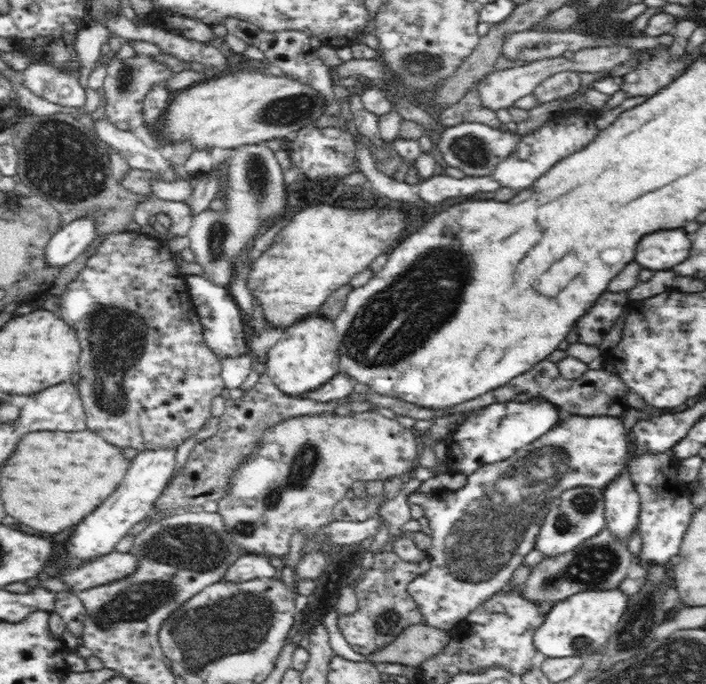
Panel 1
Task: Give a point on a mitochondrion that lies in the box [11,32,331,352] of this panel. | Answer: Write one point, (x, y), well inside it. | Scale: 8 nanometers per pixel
(64, 162)

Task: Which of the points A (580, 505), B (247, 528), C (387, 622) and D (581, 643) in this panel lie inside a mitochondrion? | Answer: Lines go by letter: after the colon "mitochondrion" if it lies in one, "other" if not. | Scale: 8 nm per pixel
A: mitochondrion
B: mitochondrion
C: mitochondrion
D: mitochondrion

